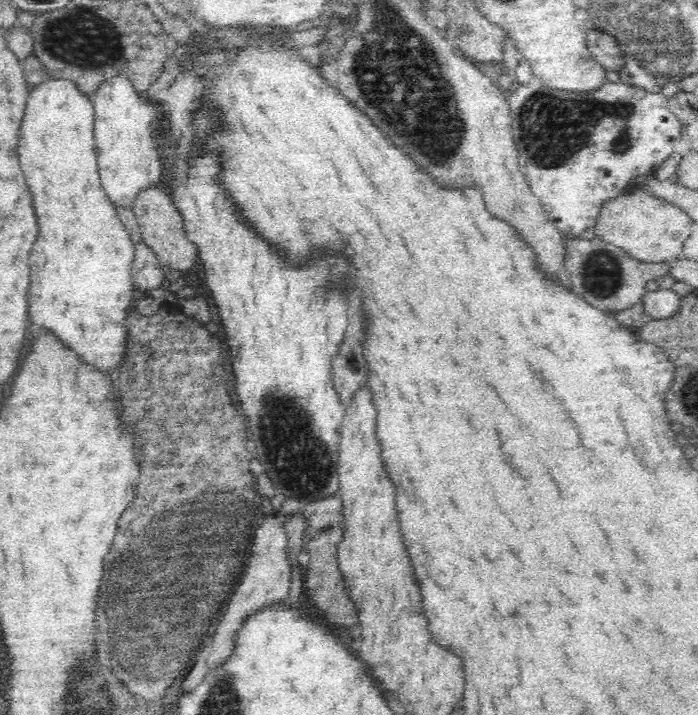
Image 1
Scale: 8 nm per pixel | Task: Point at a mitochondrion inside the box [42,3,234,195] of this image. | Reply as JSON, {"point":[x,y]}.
{"point":[88,43]}

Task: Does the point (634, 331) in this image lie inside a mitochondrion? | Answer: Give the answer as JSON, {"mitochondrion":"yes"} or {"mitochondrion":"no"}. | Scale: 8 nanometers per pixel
{"mitochondrion":"no"}

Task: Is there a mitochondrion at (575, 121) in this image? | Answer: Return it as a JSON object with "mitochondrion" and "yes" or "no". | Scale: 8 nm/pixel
{"mitochondrion":"yes"}

